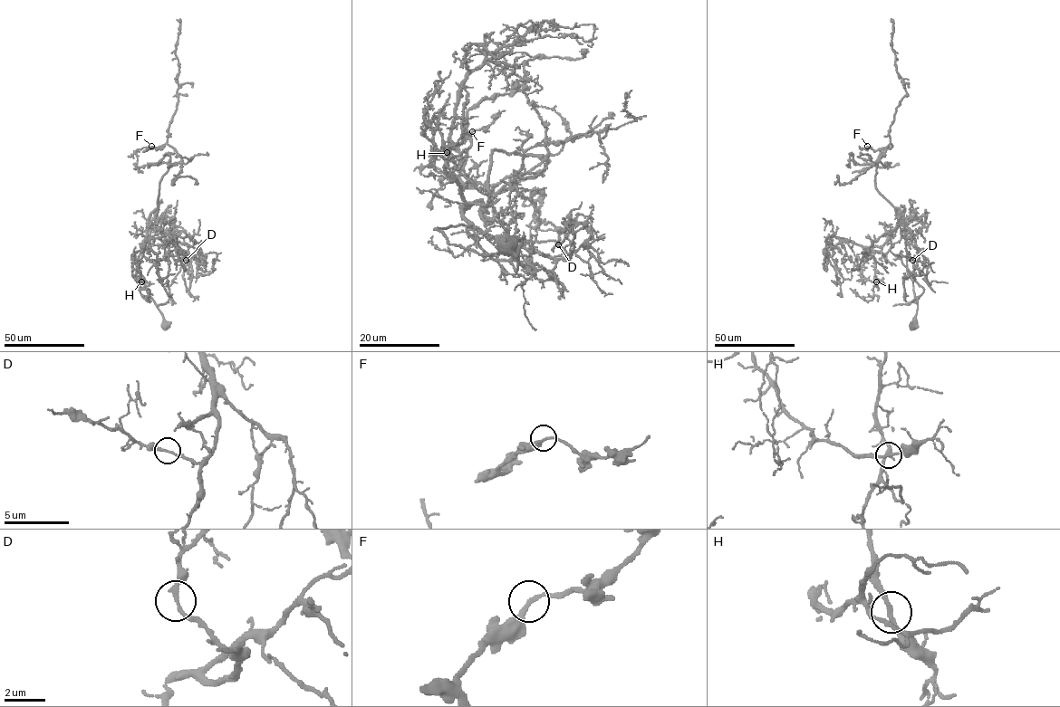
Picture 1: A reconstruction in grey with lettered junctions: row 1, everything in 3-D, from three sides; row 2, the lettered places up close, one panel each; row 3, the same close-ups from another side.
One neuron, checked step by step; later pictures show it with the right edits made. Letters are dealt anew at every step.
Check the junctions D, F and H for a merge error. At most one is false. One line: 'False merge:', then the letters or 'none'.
False merge: none

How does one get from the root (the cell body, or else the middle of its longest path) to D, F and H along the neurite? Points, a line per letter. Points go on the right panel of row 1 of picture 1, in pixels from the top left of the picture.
D: (912, 325), (917, 301), (907, 271), (906, 230), (913, 234), (919, 252), (919, 260), (912, 260)
F: (912, 325), (917, 301), (905, 228), (875, 186), (877, 163), (892, 146), (867, 146)
H: (912, 325), (917, 301), (900, 224), (860, 269), (876, 281)

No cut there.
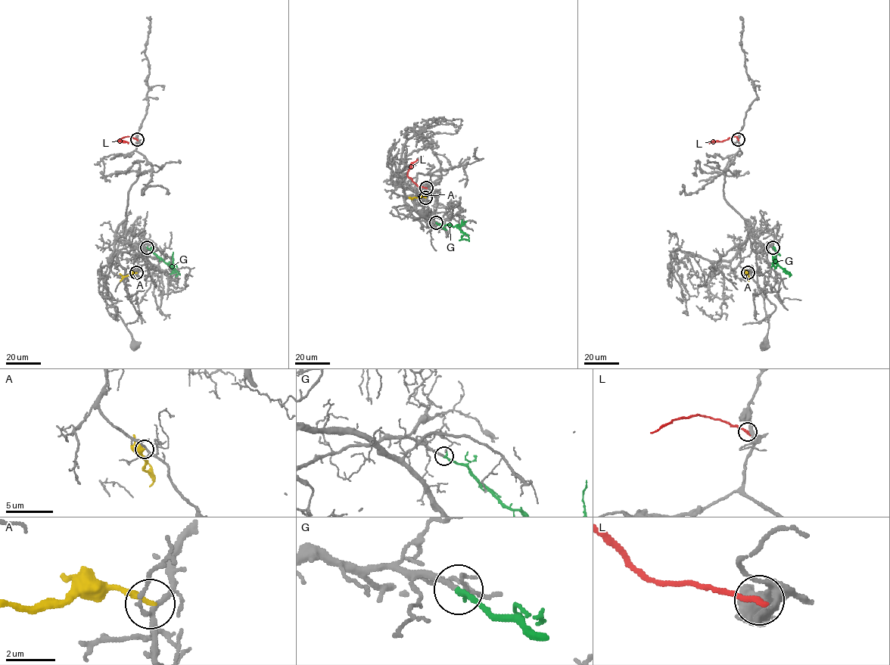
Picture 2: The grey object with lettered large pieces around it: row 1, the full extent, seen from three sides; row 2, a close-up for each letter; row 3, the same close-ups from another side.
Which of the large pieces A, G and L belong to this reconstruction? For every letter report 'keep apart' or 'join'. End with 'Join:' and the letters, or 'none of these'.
A: keep apart
G: join
L: keep apart
Join: G

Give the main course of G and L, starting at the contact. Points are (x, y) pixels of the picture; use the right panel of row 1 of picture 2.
G: (773, 247), (776, 251), (776, 263), (785, 273), (790, 274), (789, 277)
L: (738, 139), (736, 136), (709, 143)

